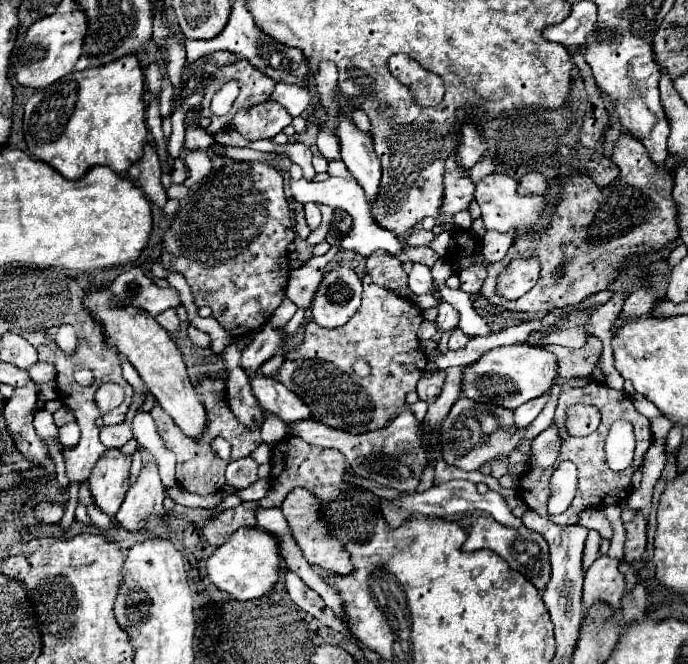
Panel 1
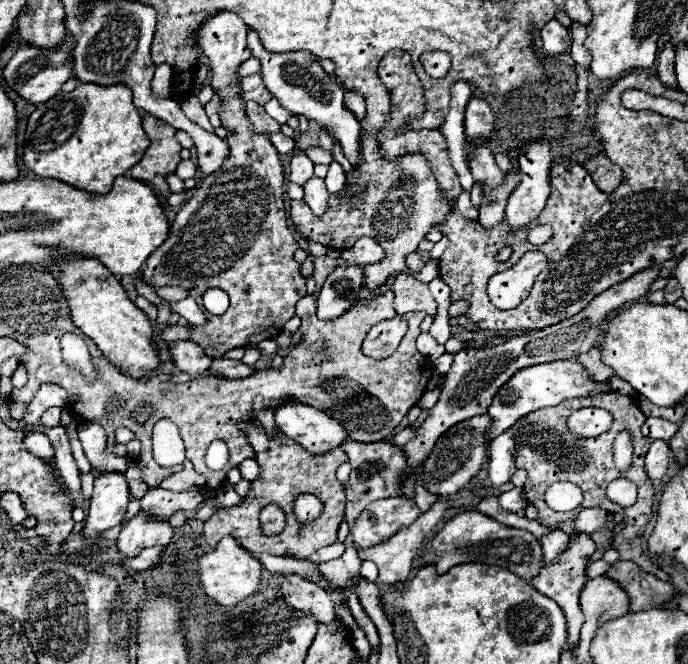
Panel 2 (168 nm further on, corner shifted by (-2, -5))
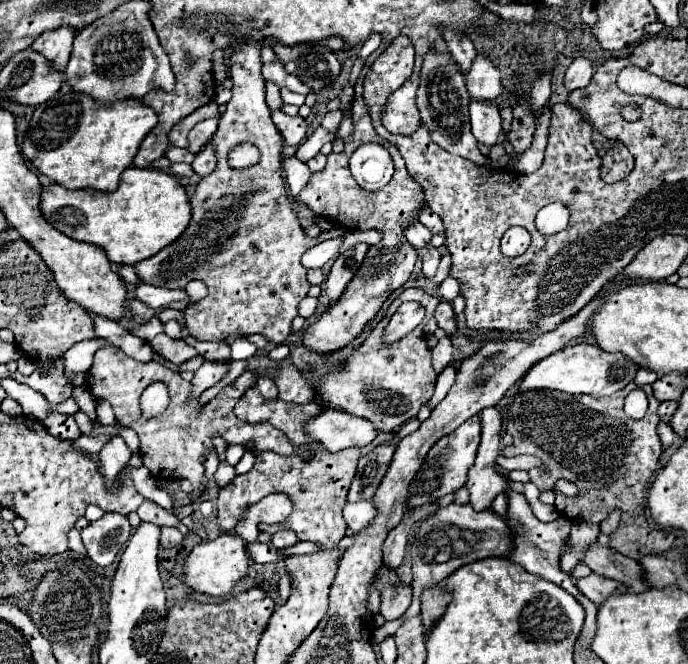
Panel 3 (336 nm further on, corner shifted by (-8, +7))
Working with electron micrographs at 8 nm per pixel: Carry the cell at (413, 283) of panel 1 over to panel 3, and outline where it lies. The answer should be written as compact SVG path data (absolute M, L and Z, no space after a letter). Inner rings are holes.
M416 222L416 224L412 224L410 228L406 228L404 236L406 236L406 240L408 240L416 250L422 250L422 248L426 248L426 246L430 244L432 232L430 232L428 228L424 228L420 222Z

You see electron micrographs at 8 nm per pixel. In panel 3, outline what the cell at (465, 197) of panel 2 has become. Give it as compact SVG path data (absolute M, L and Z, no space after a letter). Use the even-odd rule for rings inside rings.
M436 52L426 54L416 104L420 110L422 124L428 126L430 138L440 148L444 148L452 154L458 154L458 156L462 156L462 158L466 158L466 160L482 166L482 168L498 168L498 164L490 164L490 160L480 154L478 144L470 132L470 118L468 118L470 96L466 92L464 74L460 72L460 68L456 66L456 62L452 60L450 54L436 54Z

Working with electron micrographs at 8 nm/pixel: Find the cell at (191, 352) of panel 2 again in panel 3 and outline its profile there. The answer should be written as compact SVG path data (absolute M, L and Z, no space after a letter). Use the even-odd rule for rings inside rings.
M158 334L152 342L150 342L150 346L156 350L156 352L160 352L166 360L170 360L170 362L174 362L174 364L184 364L186 360L190 360L190 358L194 358L194 356L200 356L198 354L198 350L194 348L194 346L190 346L186 340L182 340L182 338L170 338L168 334Z

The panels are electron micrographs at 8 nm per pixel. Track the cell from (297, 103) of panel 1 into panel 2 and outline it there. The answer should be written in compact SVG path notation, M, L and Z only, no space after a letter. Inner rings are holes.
M276 98L270 100L268 104L264 104L264 110L266 110L274 120L278 120L278 122L282 122L282 124L292 116L292 112L288 112Z

